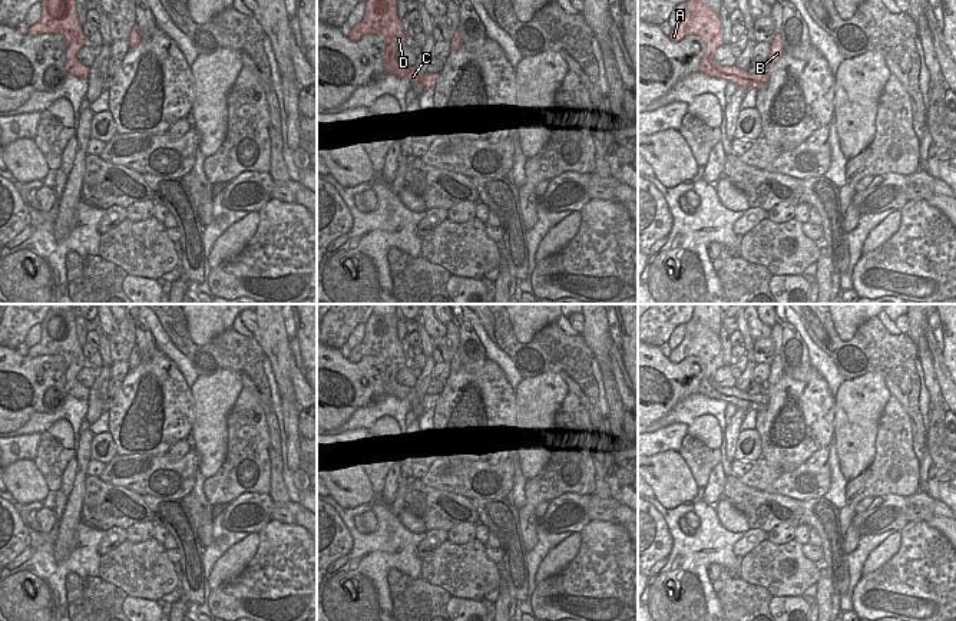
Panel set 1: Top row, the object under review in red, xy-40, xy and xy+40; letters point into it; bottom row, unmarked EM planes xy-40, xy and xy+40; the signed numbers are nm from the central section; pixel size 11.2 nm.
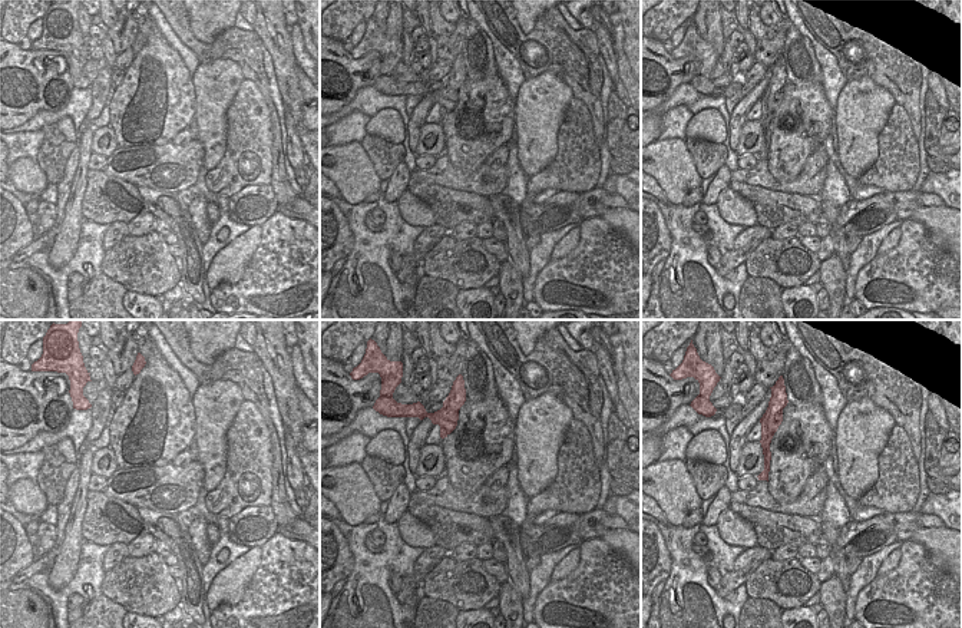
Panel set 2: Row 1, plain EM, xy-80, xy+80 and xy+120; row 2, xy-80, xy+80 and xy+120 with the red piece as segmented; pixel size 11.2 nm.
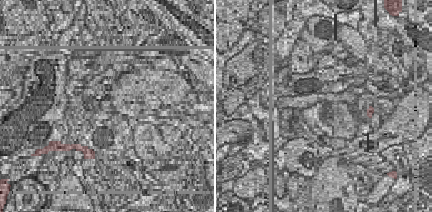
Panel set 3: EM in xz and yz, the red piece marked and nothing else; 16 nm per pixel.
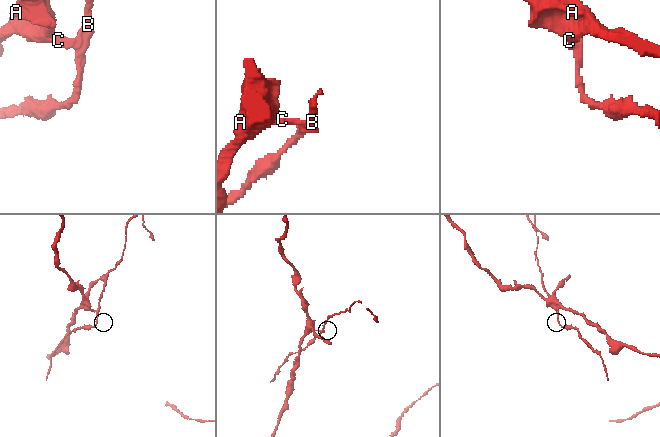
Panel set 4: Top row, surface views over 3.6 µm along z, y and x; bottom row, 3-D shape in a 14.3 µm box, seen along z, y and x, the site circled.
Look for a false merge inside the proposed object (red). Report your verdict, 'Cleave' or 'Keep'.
Cleave

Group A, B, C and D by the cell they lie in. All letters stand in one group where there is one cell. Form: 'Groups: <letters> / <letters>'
Groups: A C D / B

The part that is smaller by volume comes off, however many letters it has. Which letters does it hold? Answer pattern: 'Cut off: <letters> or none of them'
Cut off: B

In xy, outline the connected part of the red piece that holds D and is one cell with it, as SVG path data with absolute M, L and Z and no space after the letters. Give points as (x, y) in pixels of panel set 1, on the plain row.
M373 313L364 327L364 338L350 351L348 360L358 363L364 356L383 357L386 361L384 393L407 400L411 406L420 404L427 412L424 396L420 396L414 387L401 386L396 380L397 373L410 361L398 340L397 316Z

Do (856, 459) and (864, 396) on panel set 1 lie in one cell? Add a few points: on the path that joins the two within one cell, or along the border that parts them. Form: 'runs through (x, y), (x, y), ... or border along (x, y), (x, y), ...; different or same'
runs through (856, 443), (857, 412); same

